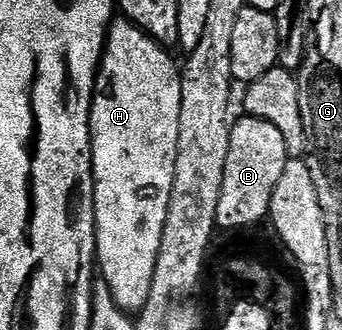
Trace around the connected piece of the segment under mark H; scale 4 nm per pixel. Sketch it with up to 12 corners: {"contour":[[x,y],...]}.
{"contour":[[120,16],[92,97],[96,262],[150,300],[181,71]]}

